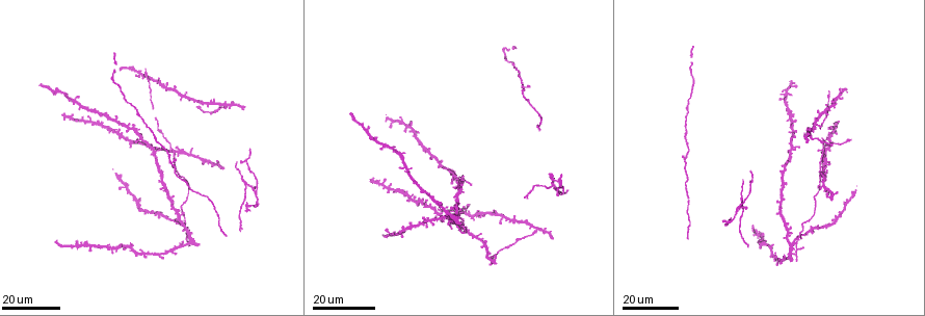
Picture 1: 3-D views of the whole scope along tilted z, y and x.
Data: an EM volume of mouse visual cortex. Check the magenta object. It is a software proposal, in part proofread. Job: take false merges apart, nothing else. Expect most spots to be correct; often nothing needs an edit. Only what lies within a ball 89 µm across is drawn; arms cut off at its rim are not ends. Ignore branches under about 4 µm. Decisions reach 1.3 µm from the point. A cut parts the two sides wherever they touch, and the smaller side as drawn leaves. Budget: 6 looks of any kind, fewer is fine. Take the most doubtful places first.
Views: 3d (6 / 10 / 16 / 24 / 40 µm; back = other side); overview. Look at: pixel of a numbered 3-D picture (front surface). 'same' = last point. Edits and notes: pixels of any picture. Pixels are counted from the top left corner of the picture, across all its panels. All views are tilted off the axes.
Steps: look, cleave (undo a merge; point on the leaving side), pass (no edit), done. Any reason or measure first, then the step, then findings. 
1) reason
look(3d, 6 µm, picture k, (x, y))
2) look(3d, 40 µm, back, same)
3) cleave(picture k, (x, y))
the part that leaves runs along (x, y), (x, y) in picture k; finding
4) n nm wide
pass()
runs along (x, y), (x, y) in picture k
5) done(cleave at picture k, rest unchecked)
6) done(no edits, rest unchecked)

two arms in line, one across
look(3d, 24 µm, picture 1, (247, 181))

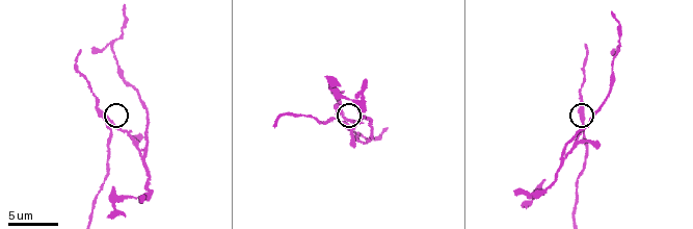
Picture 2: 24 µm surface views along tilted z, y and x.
look(3d, 6 µm, picture 2, (113, 123))

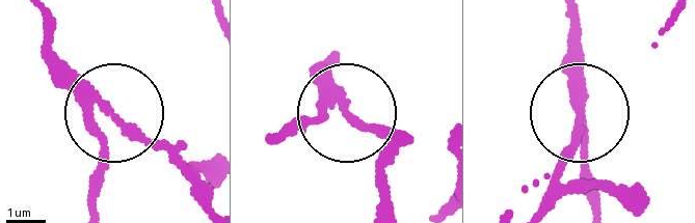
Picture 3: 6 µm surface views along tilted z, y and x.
3 arms
cleave(picture 3, (143, 134))
the part that leaves runs along (101, 98), (208, 196) in picture 3; two neurons meet here

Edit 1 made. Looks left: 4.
see it whole again
look(overview)

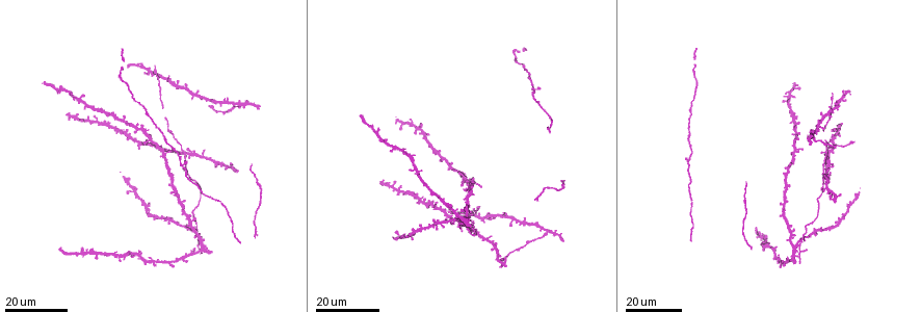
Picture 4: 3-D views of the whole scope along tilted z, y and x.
a fork
look(3d, 24 µm, picture 4, (801, 247))

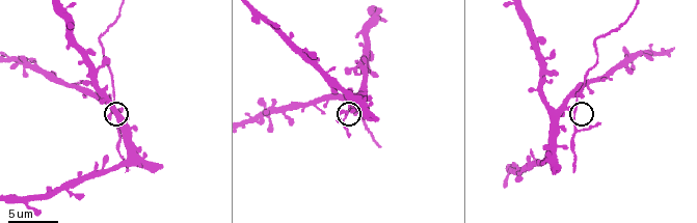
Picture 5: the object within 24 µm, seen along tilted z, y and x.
look(3d, 10 µm, picture 5, (574, 112))

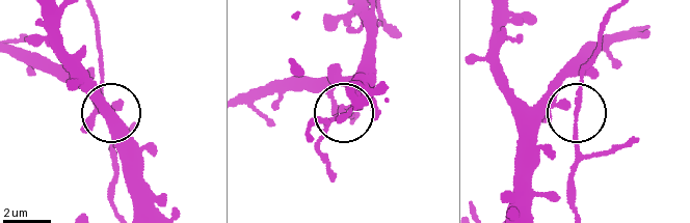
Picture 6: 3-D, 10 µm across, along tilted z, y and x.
170 nm wide
pass()
one neuron here

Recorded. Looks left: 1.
done(cleave at picture 3, rest unchecked)

